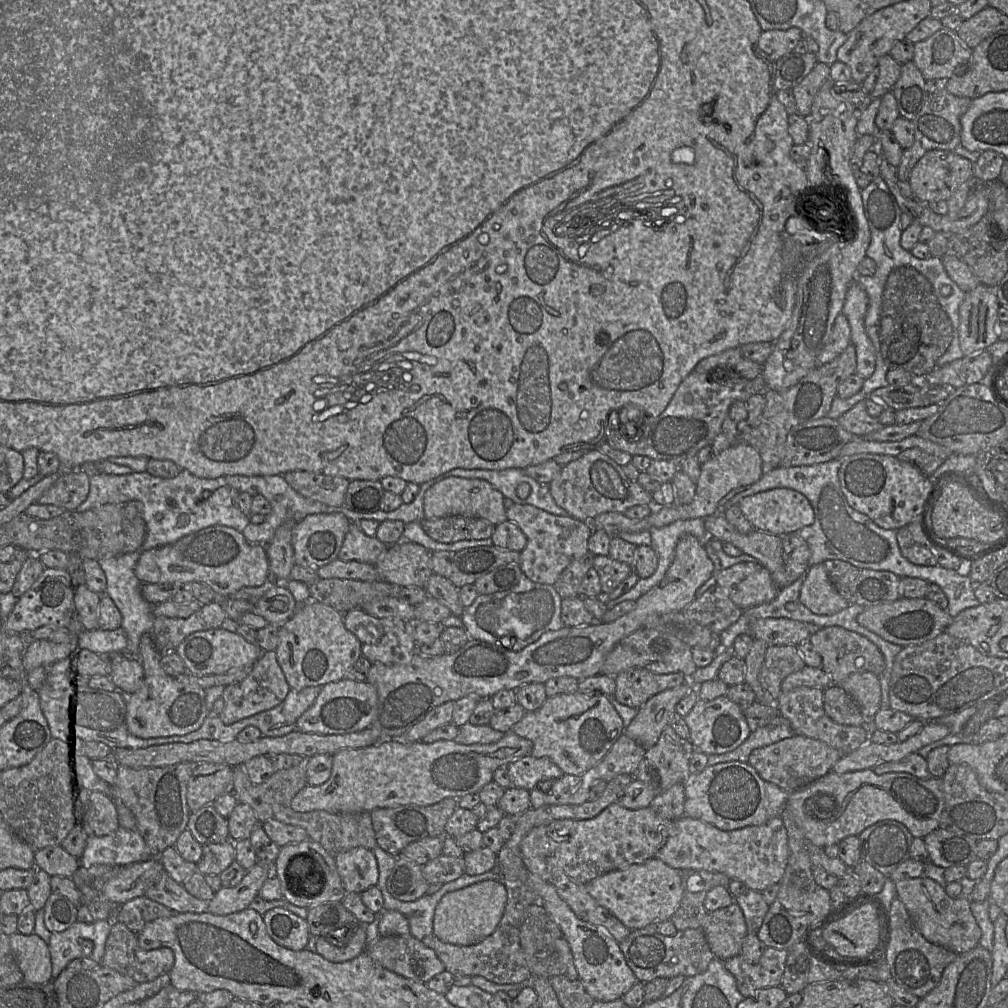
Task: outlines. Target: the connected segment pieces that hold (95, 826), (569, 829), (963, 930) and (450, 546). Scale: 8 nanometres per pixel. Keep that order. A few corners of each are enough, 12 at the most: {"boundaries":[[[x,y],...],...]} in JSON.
{"boundaries":[[[94,792],[85,825],[90,836],[106,836],[120,827],[110,795]],[[615,802],[521,842],[530,873],[586,884],[655,857],[674,821]],[[925,876],[895,881],[929,942],[962,954],[982,932],[968,897]],[[419,521],[405,524],[403,540],[430,551],[457,552],[493,545],[491,538],[438,542]]]}

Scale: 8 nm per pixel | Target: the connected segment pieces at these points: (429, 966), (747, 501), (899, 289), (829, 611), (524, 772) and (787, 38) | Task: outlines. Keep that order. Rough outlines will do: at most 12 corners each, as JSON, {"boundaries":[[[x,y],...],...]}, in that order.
{"boundaries":[[[410,934],[370,939],[383,968],[424,984],[445,971]],[[789,488],[737,505],[755,530],[784,536],[813,524],[809,500]],[[910,266],[885,284],[880,351],[890,369],[925,378],[952,322]],[[823,564],[810,565],[799,600],[818,615],[850,604]],[[526,756],[505,770],[513,786],[532,790],[564,772],[548,758]],[[762,31],[758,47],[772,61],[794,52],[803,32]]]}

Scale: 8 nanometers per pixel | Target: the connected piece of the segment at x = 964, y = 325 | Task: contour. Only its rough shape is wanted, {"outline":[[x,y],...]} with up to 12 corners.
{"outline":[[979,285],[960,306],[964,356],[998,341],[1000,304],[994,287]]}

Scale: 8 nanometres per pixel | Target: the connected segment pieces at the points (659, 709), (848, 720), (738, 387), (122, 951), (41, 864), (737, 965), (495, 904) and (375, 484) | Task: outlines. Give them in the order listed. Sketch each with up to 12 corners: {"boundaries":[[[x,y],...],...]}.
{"boundaries":[[[688,680],[651,697],[625,728],[645,750],[669,725],[676,705],[695,685]],[[839,685],[823,693],[834,722],[864,725],[859,706]],[[732,369],[689,374],[658,418],[612,448],[681,467],[756,394]],[[114,918],[100,965],[143,983],[169,973],[171,948],[143,949]],[[60,845],[35,851],[35,867],[71,878],[81,866]],[[764,947],[757,963],[722,961],[746,998],[781,985],[785,949]],[[484,880],[446,893],[433,935],[469,946],[499,925],[505,886]],[[351,480],[343,506],[356,513],[381,511],[380,481]]]}

